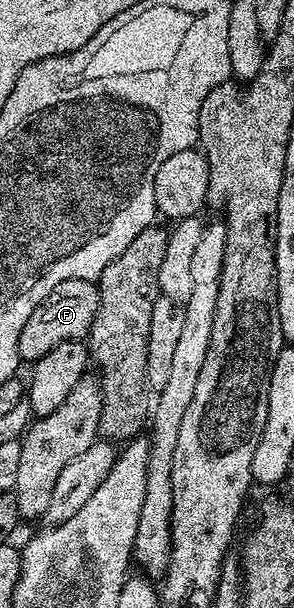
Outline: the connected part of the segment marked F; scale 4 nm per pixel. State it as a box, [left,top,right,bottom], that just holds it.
[18,278,100,361]

